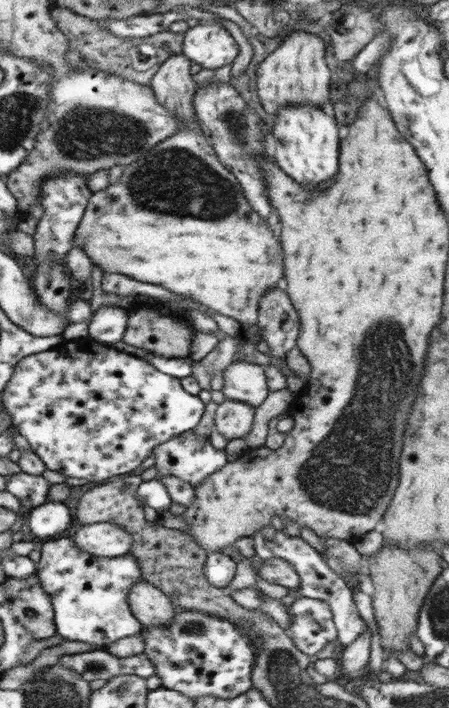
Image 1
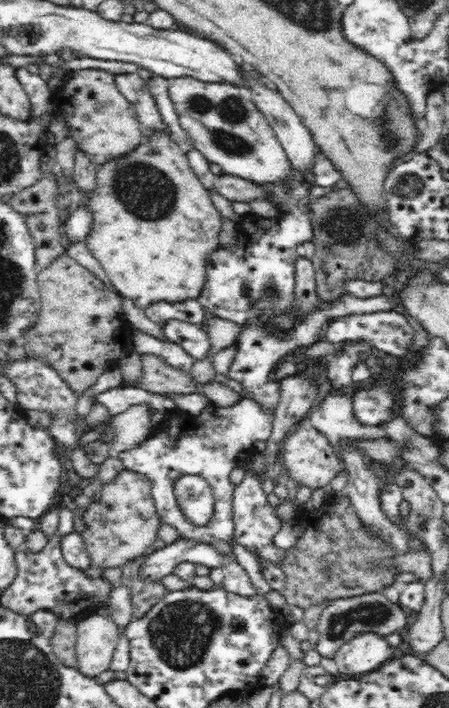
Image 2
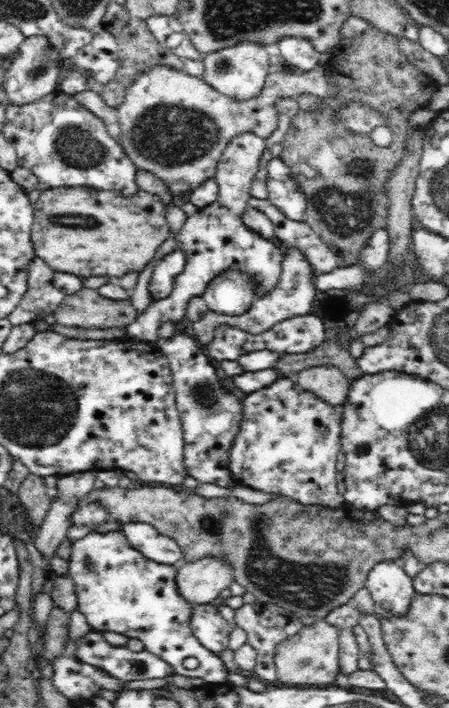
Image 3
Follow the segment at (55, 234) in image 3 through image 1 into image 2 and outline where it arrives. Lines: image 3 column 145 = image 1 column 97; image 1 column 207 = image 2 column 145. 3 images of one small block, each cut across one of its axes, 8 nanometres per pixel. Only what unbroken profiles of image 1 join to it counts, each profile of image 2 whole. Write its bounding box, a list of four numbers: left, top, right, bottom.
[54,128,223,308]

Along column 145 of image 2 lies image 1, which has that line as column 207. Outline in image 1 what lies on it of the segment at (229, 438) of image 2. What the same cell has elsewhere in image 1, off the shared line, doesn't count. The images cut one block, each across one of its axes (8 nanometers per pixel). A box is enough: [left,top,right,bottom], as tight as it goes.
[152,431,229,488]

